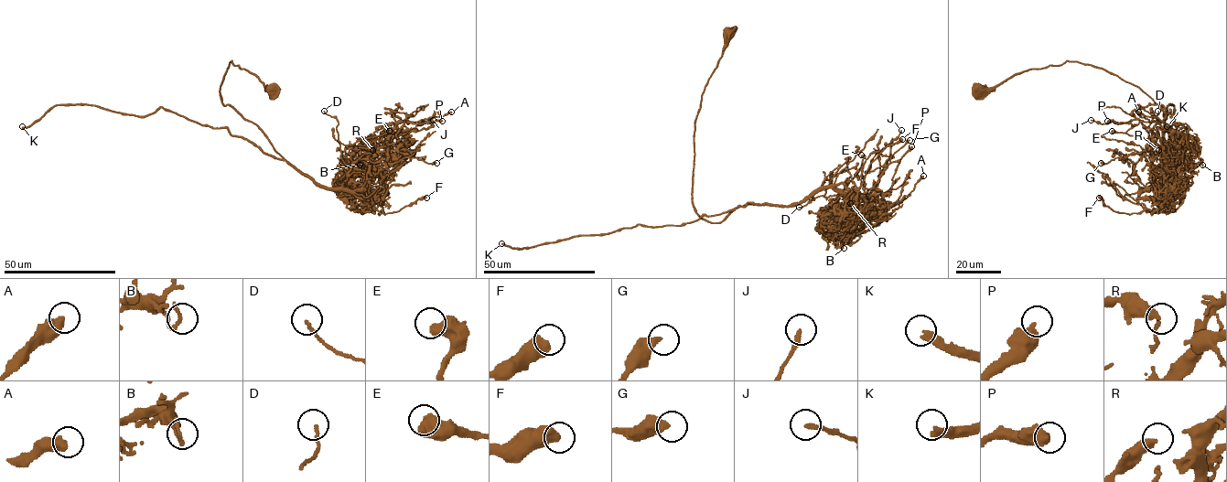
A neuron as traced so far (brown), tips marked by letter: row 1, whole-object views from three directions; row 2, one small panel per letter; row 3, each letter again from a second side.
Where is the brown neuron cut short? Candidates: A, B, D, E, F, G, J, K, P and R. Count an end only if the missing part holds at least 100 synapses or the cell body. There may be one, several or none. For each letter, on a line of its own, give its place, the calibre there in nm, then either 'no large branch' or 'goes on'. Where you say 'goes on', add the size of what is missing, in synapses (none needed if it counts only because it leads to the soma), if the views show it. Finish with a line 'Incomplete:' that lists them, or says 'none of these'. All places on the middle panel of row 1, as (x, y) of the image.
A: place (923, 176); calibre 550 nm; no large branch
B: place (844, 248); calibre 200 nm; no large branch
D: place (799, 207); calibre 140 nm; no large branch
E: place (861, 155); calibre 600 nm; no large branch
F: place (902, 139); calibre 650 nm; no large branch
G: place (909, 140); calibre 440 nm; no large branch
J: place (901, 130); calibre 200 nm; no large branch
K: place (501, 243); calibre 340 nm; goes on; 400 synapses
P: place (911, 146); calibre 480 nm; no large branch
R: place (850, 203); calibre 420 nm; no large branch
Incomplete: K

